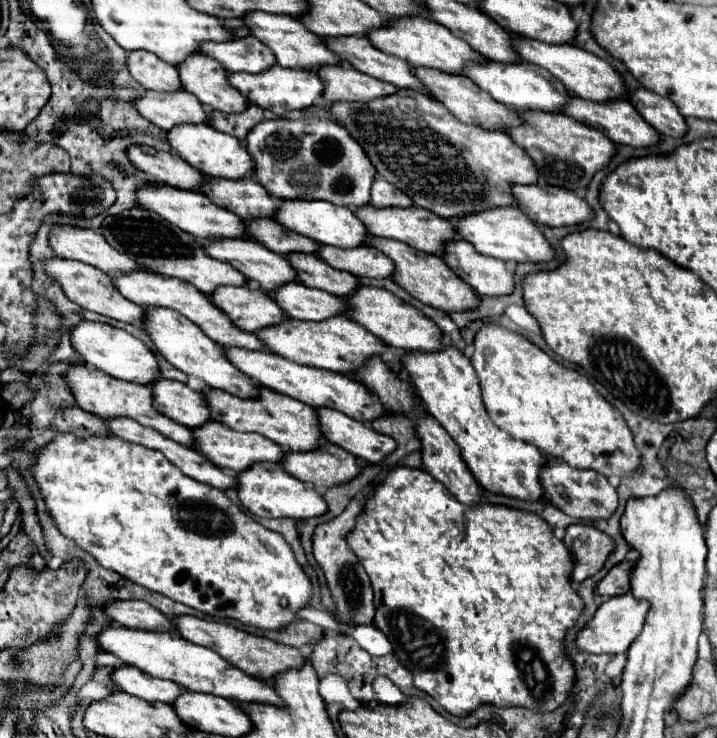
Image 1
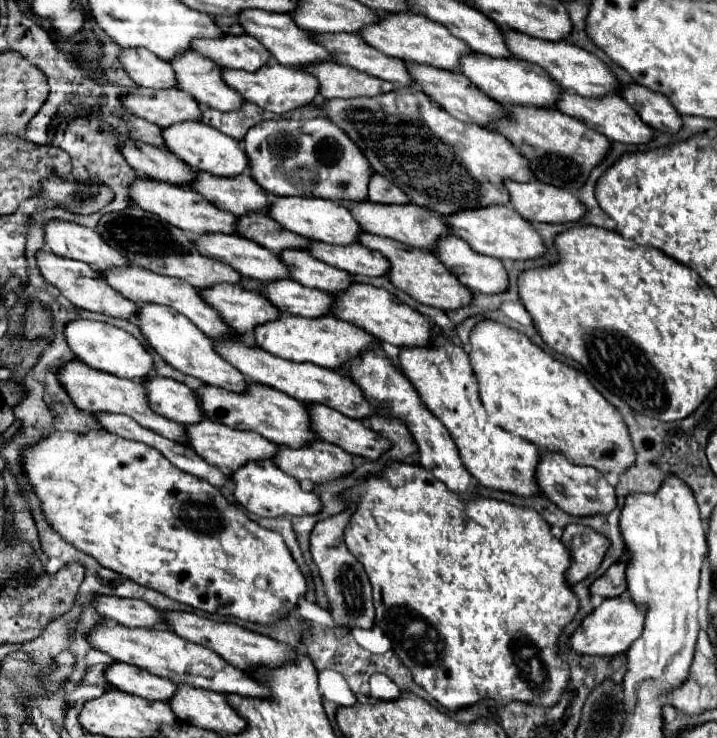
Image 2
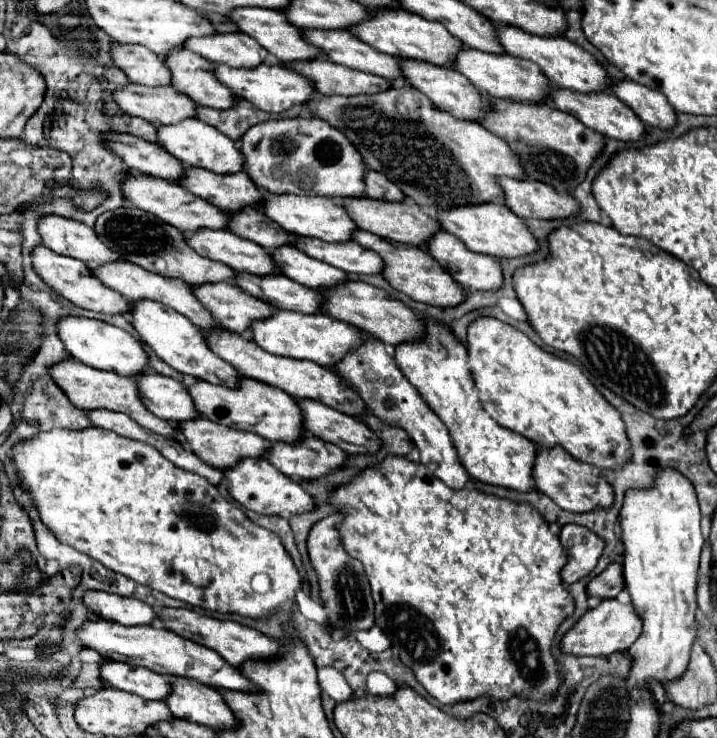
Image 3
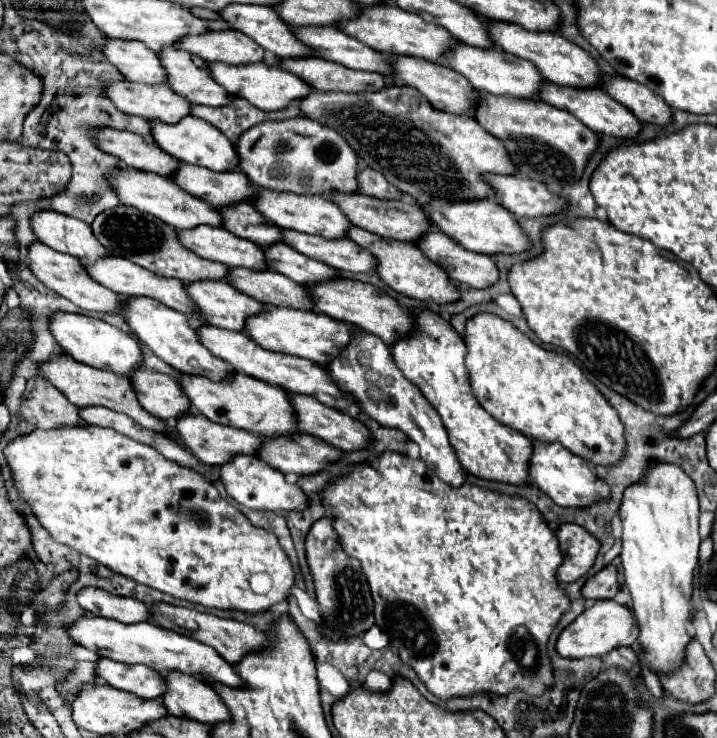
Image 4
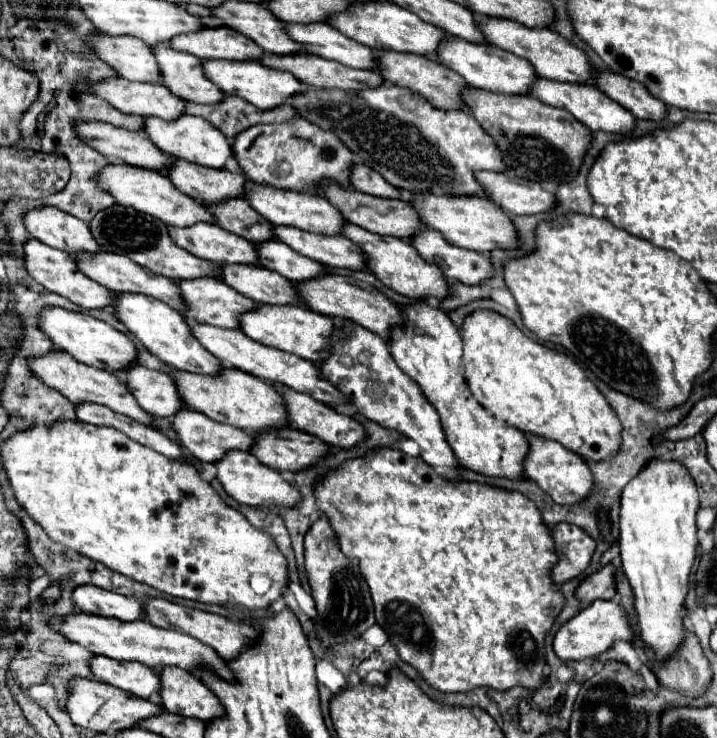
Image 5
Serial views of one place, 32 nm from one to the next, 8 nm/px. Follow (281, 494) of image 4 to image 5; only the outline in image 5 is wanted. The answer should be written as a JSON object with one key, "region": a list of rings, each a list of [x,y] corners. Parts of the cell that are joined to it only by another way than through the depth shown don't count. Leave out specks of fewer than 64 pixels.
{"region":[[[232,450],[224,456],[224,460],[216,462],[218,468],[218,480],[222,482],[224,490],[228,496],[232,496],[236,502],[250,506],[250,508],[260,508],[260,506],[274,506],[274,508],[294,508],[300,504],[302,496],[300,492],[284,480],[284,476],[274,470],[264,466],[256,456],[252,456],[250,452],[238,452]]]}

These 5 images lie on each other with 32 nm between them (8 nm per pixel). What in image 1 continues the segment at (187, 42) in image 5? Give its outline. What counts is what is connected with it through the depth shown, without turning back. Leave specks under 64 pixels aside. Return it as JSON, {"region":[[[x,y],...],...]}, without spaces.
{"region":[[[236,38],[224,44],[204,44],[202,52],[228,68],[228,72],[258,74],[276,64],[276,56],[258,38]]]}

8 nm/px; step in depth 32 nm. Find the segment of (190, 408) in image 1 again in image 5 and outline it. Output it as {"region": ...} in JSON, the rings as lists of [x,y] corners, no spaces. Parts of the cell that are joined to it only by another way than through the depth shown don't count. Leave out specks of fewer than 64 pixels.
{"region":[[[132,366],[124,376],[138,404],[152,416],[170,418],[186,406],[170,374],[148,370],[144,366]]]}

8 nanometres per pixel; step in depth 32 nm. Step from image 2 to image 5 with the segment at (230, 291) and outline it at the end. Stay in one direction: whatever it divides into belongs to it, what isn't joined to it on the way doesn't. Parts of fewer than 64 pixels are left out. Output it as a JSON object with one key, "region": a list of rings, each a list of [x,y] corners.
{"region":[[[182,280],[180,288],[184,296],[188,296],[188,312],[182,312],[186,320],[196,320],[220,328],[240,328],[240,316],[258,308],[254,300],[242,296],[222,280]]]}

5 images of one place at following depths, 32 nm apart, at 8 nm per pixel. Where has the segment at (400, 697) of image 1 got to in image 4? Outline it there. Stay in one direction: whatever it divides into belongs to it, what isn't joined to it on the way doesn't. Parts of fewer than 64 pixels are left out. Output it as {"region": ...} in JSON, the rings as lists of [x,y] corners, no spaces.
{"region":[[[372,670],[366,677],[364,685],[369,690],[385,692],[390,690],[392,679],[382,672]]]}

